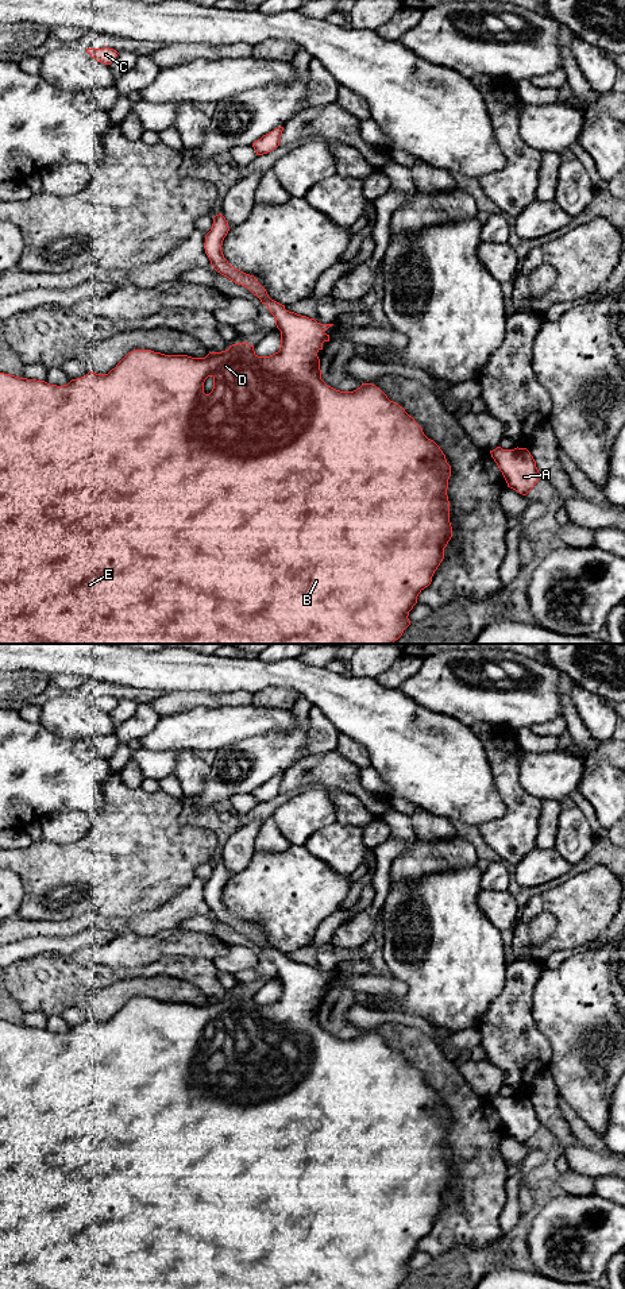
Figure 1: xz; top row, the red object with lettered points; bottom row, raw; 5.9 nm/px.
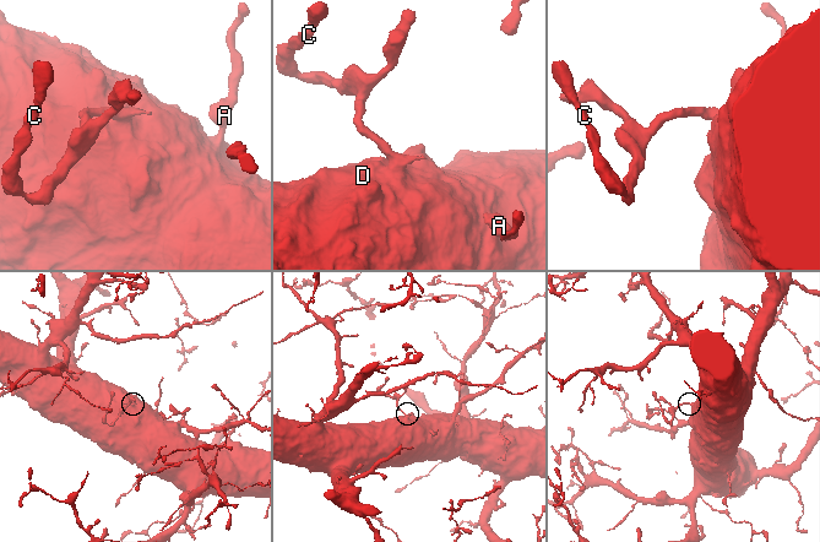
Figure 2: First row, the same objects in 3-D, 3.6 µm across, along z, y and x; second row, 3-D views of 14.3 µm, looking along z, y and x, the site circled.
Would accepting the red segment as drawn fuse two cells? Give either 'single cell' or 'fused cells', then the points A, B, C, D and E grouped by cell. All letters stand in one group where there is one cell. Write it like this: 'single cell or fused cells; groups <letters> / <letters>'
single cell; groups A B C D E

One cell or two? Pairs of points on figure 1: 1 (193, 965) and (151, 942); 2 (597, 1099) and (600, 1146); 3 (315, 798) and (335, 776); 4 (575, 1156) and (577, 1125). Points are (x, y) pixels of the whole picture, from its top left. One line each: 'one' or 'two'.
1: two
2: two
3: two
4: two

